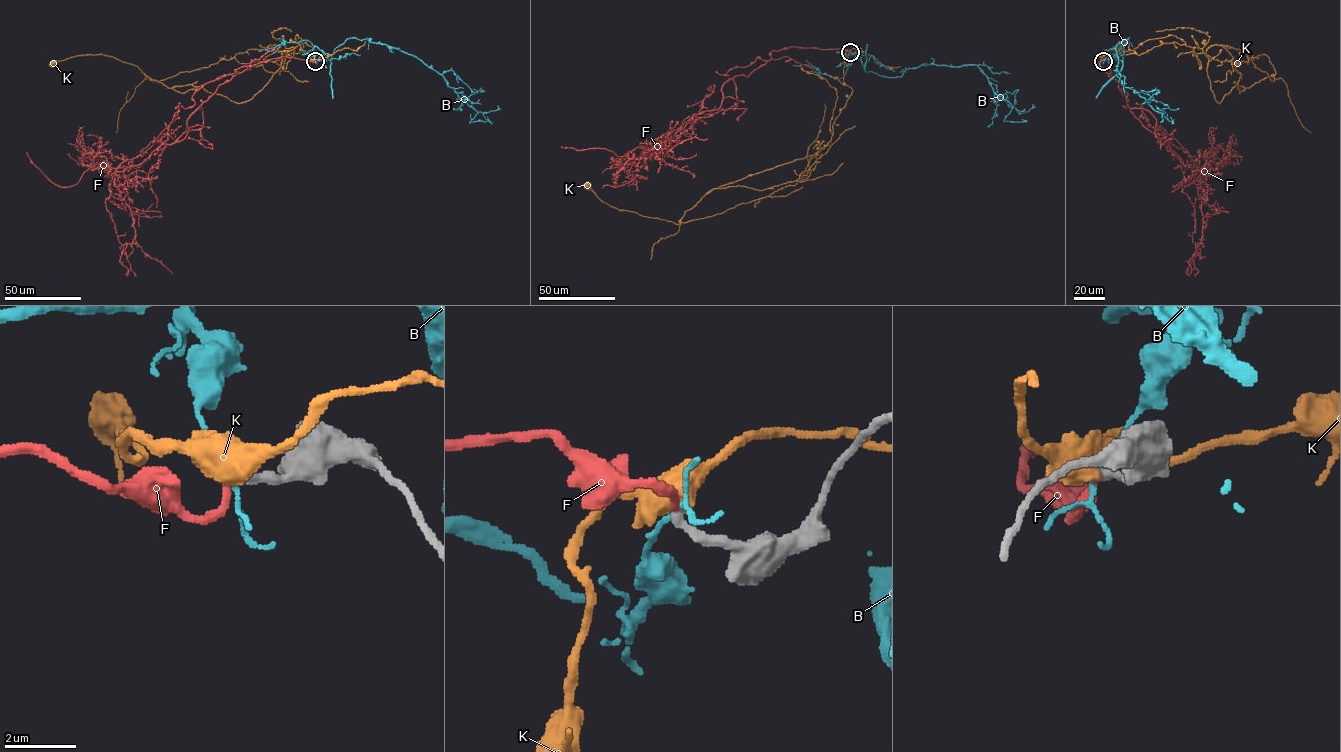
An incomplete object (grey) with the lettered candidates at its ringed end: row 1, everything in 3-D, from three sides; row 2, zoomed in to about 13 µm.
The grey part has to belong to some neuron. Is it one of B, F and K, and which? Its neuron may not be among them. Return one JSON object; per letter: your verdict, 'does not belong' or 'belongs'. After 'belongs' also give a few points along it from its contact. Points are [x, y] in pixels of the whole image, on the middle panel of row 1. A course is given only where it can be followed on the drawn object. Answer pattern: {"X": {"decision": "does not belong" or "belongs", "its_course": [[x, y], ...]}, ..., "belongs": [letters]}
{"B": {"decision": "does not belong"}, "F": {"decision": "belongs", "its_course": [[849, 52], [771, 51], [748, 76], [724, 83], [720, 107], [695, 113], [646, 155], [707, 139]]}, "K": {"decision": "does not belong"}, "belongs": ["F"]}

